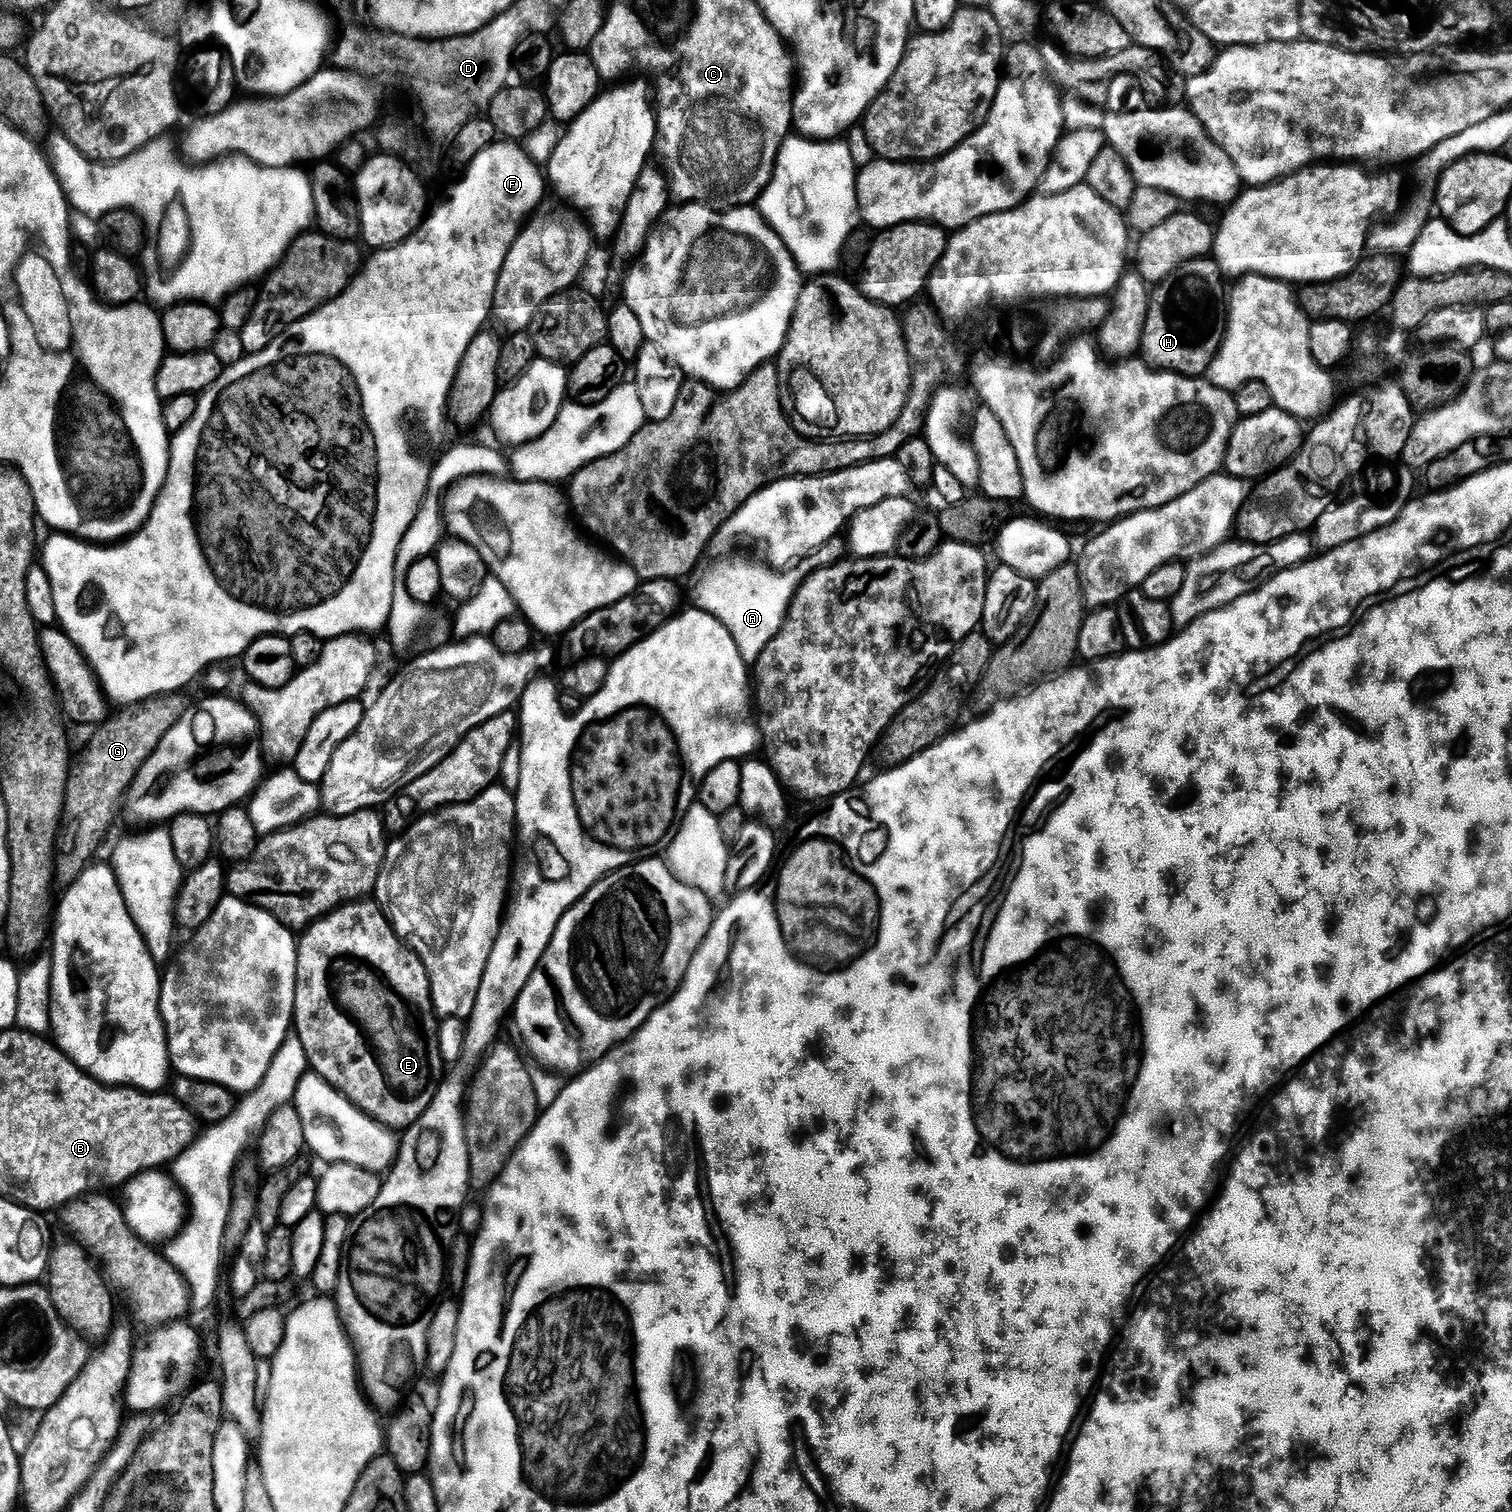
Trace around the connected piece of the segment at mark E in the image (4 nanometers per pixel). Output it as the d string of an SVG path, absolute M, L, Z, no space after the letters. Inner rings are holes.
M361 898L340 905L303 929L296 945L294 1034L302 1042L308 1067L315 1075L330 1082L330 1086L339 1090L351 1104L373 1116L378 1123L393 1130L407 1130L411 1124L418 1122L418 1118L422 1118L426 1106L434 1102L445 1079L446 1065L440 1056L436 1037L438 1020L433 1015L432 991L425 964L396 932L388 936L392 925L388 920L380 920L383 913L375 899ZM368 940L390 944L390 954L388 950L374 950L374 958L378 956L380 960L366 962L361 958L360 948L356 948L356 944L368 944ZM399 994L424 1012L417 1020L412 1017L407 1002Z

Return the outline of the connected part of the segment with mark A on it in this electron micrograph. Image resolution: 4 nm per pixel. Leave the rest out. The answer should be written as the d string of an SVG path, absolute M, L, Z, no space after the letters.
M728 564L721 572L706 577L696 596L695 607L720 619L722 626L730 630L738 646L738 654L742 654L749 666L755 665L762 650L766 650L774 634L778 634L784 625L788 607L792 605L792 595L798 587L797 581L792 581L788 574L764 568L756 564Z

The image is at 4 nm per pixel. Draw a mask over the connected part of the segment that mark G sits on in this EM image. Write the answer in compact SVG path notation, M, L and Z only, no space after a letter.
M184 694L156 696L135 707L128 706L117 714L109 715L103 724L95 729L92 741L84 754L82 764L69 775L64 799L64 819L60 838L56 841L56 868L54 884L57 889L66 890L97 859L96 851L104 844L120 803L132 791L132 784L142 766L158 750L162 738L170 734L184 715L190 701Z

